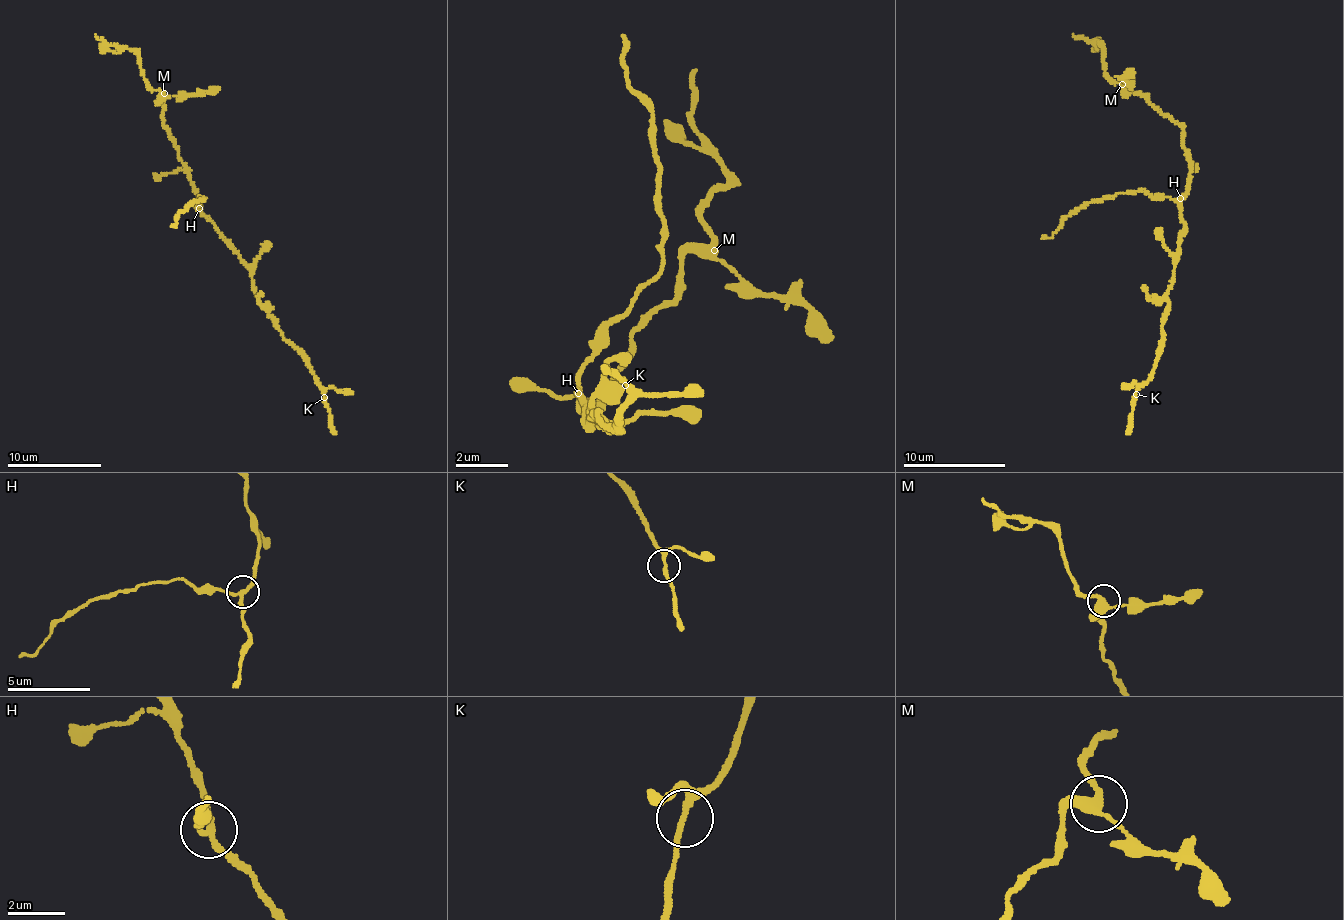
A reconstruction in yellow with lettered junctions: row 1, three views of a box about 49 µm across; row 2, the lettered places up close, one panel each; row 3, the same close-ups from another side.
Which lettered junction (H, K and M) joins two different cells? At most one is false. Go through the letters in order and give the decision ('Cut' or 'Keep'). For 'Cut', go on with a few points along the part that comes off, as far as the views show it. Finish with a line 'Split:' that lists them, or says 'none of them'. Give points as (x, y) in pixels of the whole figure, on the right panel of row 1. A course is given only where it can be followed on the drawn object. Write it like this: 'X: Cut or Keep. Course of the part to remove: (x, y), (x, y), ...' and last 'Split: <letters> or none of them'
H: Cut. Course of the part to remove: (1180, 199), (1120, 193), (1085, 203), (1065, 216), (1050, 238), (1041, 238)
K: Keep
M: Keep
Split: H

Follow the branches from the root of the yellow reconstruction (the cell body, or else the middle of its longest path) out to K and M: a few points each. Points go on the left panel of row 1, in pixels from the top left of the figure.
K: (210, 218), (215, 230), (250, 271), (257, 301), (281, 335), (304, 358), (324, 397)
M: (210, 218), (202, 211), (189, 168), (179, 158), (179, 146), (162, 123), (163, 107), (158, 101), (164, 93)

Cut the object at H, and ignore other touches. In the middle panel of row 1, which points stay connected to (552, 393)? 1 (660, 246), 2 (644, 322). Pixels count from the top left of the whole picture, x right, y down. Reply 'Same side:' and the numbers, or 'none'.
Same side: 2

